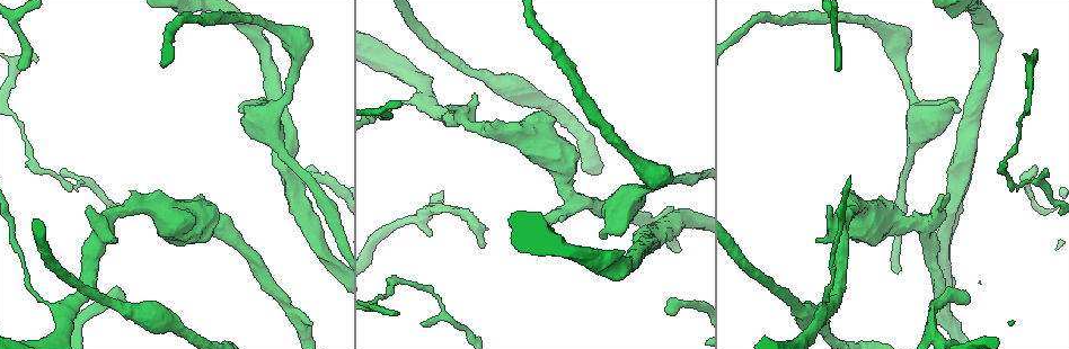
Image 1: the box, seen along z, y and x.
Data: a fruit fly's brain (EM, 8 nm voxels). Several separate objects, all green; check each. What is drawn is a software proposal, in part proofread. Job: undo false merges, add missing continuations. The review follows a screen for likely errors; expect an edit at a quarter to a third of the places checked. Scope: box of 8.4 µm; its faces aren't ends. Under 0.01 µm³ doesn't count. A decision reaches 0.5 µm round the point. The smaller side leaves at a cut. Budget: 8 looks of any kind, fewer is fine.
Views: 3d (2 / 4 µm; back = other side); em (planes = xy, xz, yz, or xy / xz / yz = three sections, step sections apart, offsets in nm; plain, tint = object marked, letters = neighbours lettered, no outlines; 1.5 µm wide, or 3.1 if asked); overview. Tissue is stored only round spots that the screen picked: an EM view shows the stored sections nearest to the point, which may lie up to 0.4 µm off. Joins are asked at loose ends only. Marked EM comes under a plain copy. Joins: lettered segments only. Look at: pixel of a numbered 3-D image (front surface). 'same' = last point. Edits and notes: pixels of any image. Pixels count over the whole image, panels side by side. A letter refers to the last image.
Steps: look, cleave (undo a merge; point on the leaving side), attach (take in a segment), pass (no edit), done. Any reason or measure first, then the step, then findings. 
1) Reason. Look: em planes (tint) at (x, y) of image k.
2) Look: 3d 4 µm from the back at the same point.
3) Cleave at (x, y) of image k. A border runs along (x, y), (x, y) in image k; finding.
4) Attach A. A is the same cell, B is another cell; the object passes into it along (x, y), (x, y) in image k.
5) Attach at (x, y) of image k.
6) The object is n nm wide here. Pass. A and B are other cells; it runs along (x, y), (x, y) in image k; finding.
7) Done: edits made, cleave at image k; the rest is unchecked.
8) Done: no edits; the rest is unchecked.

An open end. Look: em planes (letters) at (397, 313) of image 1.

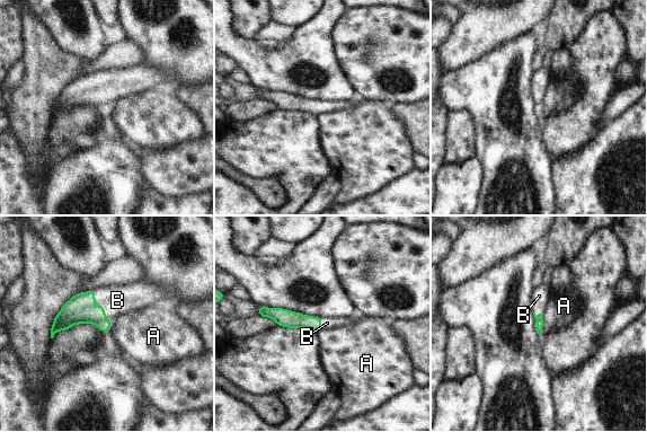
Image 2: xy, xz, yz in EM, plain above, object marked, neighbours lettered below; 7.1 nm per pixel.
The longest contact is with B, 260 nm. Attach B. B is the same cell, A is another cell; the object passes into it along (81, 308), (102, 306), (117, 300) in image 2; it goes on there.

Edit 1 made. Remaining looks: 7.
Look: overview.

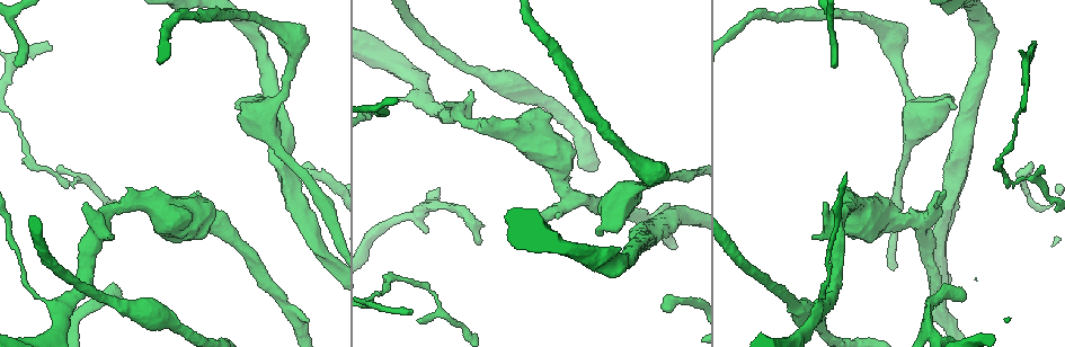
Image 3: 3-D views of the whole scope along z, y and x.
Thick turns thin. Look: 3d 4 µm at (797, 310) of image 3.

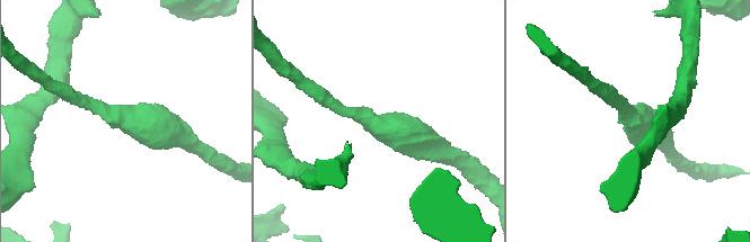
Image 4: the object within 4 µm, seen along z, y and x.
The arms are 220, 550 nm wide; shape alone is not enough. Look: em 3.1 µm xz step 16 (tint) at (370, 120) of image 4.

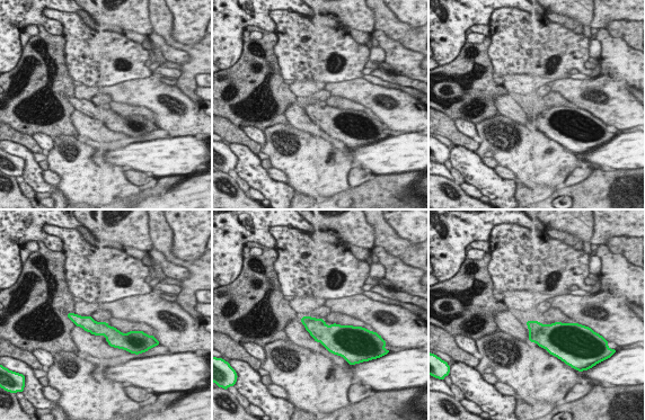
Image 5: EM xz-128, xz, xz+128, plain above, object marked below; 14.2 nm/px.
Cut it another way. Look: em 3.1 µm planes (letters) at the same point.

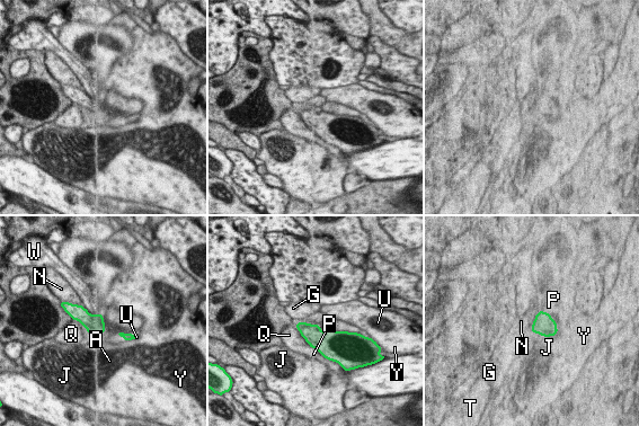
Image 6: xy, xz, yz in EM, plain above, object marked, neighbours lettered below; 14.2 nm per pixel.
Pass. A, G, J, N, P, Q, T, U, W and Y are other cells; a border runs along (540, 309), (546, 311), (553, 320) in image 6; continuous, no second neuron.

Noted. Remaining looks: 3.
An open end. Look: 3d 2 µm at (480, 242) of image 3.

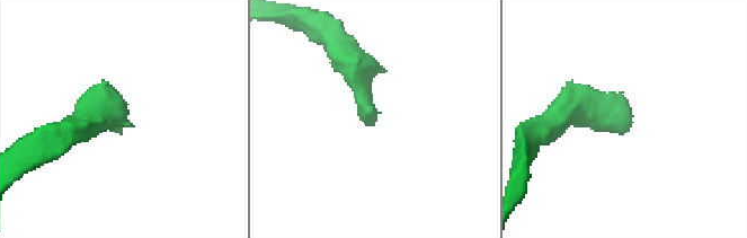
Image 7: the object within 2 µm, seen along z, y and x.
Need the tissue. Look: em xy step 8 (tint) at (628, 130) of image 7.

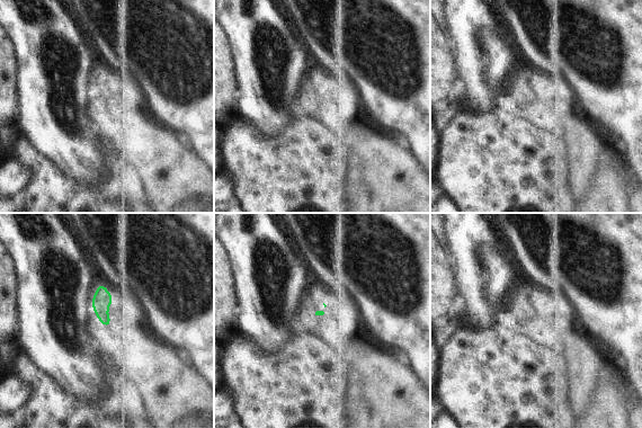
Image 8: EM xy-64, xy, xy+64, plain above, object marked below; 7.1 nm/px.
Look: em planes (letters) at the same point.

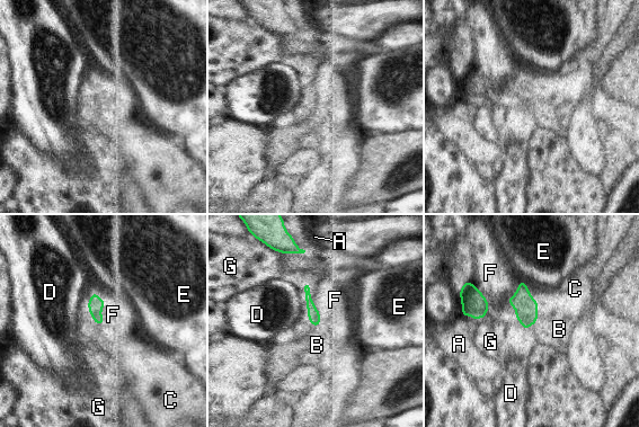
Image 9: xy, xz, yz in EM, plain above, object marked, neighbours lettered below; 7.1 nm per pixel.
Pass. A, B, C, D, E, F and G are other cells; none of them fits.

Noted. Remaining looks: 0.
Done: edits made, attach at image 2; the rest is unchecked.

